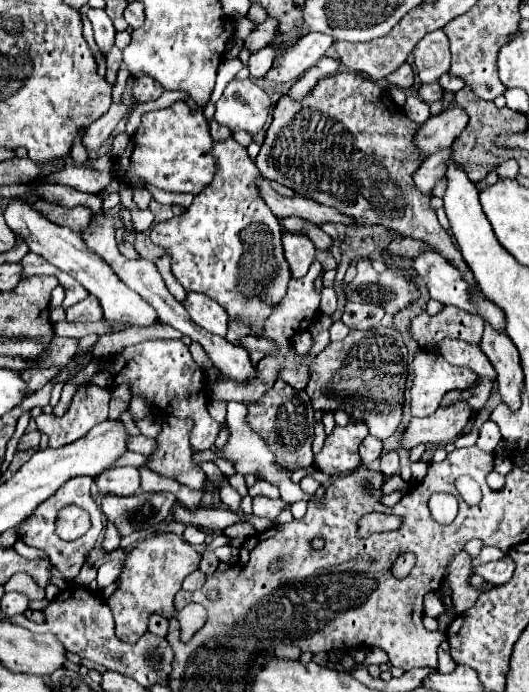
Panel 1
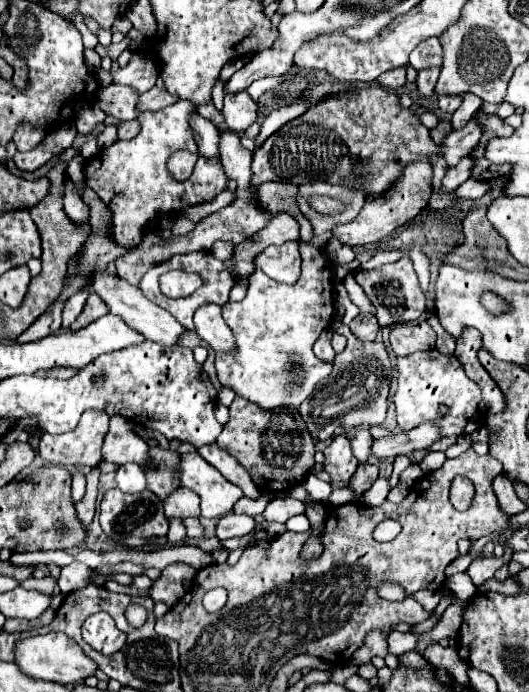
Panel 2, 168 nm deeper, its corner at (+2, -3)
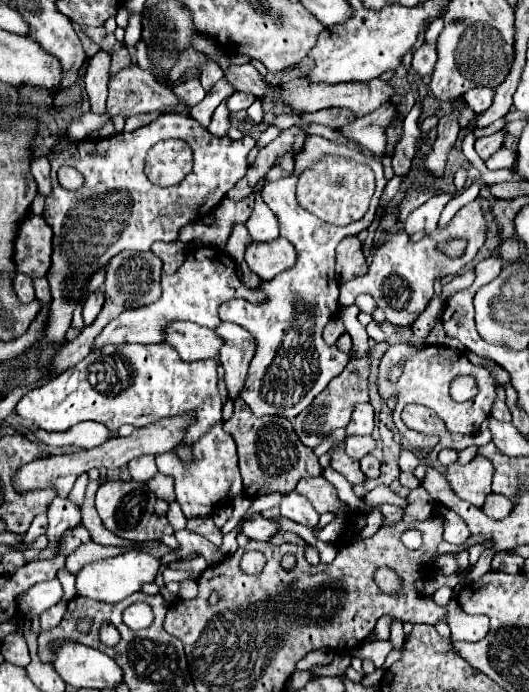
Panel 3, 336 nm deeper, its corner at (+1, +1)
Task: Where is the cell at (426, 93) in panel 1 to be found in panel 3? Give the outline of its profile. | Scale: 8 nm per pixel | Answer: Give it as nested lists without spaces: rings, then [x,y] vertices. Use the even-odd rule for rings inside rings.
[[[423,44],[419,50],[415,50],[413,54],[413,70],[423,78],[423,76],[431,76],[435,72],[435,64],[437,64],[437,50],[433,44]]]

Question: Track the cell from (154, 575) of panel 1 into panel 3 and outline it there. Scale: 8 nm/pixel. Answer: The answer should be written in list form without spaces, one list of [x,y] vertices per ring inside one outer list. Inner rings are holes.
[[[105,622],[105,624],[99,628],[99,638],[101,638],[101,642],[103,642],[105,646],[115,646],[115,644],[121,640],[117,628],[115,628],[113,624],[109,624],[109,622]]]

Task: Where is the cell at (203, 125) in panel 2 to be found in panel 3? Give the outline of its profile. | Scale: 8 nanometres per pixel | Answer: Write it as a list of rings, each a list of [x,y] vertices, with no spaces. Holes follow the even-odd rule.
[[[129,66],[117,72],[109,80],[109,98],[107,98],[107,114],[115,116],[137,116],[143,112],[155,112],[155,110],[167,110],[173,114],[189,114],[189,106],[183,104],[183,100],[177,100],[175,94],[169,88],[163,88],[151,72],[141,70],[139,66]]]

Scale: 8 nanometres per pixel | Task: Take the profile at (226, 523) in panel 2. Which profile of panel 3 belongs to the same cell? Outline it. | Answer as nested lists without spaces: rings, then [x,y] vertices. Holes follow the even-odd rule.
[[[253,514],[241,522],[241,532],[251,540],[269,540],[273,534],[277,534],[277,524],[263,514]]]

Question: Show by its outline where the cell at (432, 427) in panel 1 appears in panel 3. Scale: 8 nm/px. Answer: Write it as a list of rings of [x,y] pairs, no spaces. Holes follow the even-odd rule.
[[[347,436],[345,438],[345,450],[351,458],[361,460],[363,456],[371,454],[371,450],[375,450],[377,442],[373,436]]]

